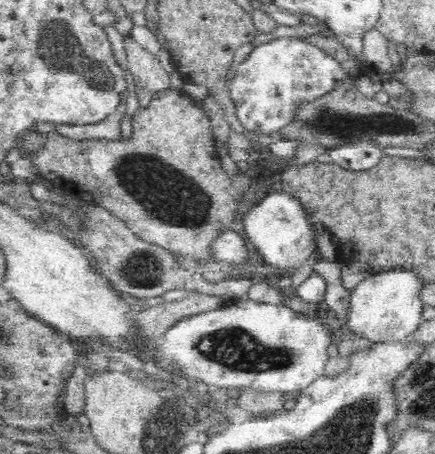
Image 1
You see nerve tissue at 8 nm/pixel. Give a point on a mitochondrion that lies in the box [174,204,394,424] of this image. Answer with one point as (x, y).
(234, 348)

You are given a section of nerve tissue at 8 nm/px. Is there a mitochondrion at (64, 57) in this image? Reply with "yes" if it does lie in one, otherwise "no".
yes

